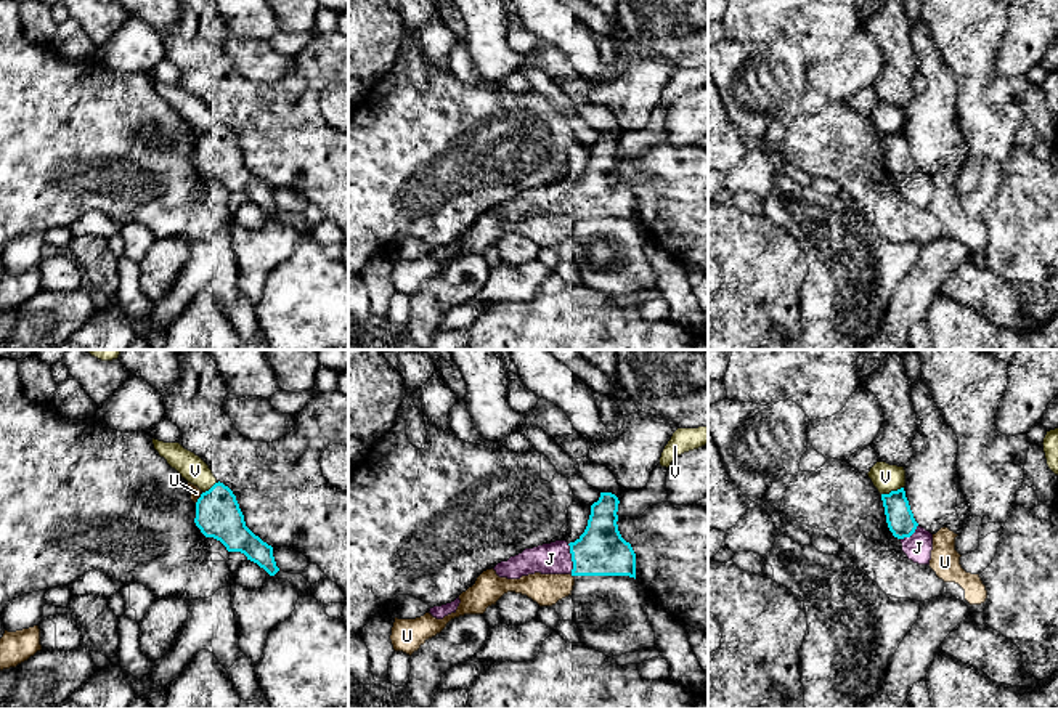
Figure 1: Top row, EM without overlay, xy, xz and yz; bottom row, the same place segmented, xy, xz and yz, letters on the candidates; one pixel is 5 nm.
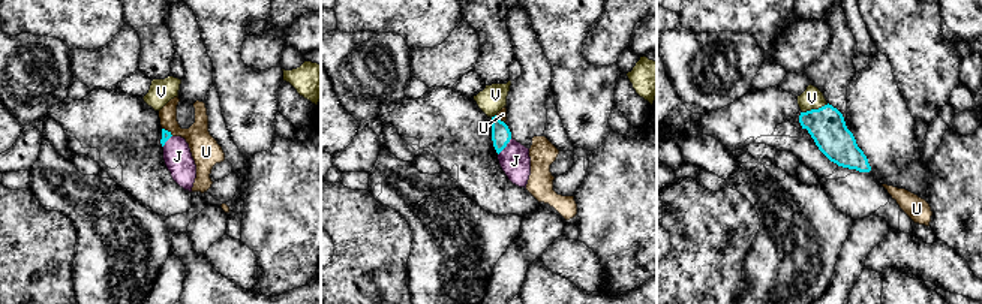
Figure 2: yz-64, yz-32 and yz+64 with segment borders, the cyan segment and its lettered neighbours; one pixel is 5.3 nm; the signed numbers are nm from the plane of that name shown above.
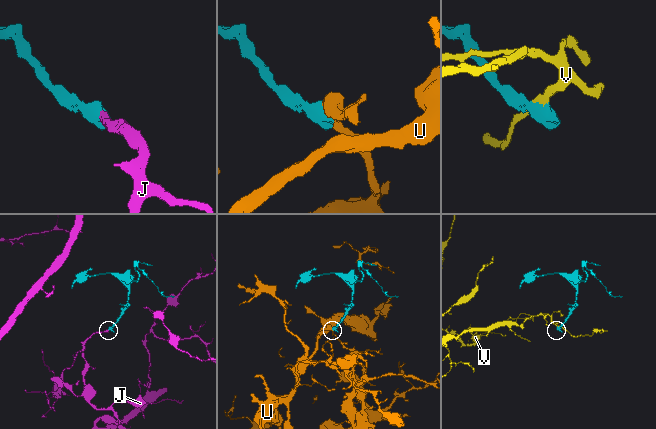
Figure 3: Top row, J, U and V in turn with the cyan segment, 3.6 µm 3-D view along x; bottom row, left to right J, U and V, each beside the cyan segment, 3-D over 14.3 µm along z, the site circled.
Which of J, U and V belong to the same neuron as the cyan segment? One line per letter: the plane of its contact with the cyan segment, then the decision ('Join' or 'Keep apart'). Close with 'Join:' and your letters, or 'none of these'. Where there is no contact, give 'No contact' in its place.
J: Touches cyan in xz. Join
U: Touches cyan in xy. Keep apart
V: Touches cyan in yz. Keep apart
Join: J

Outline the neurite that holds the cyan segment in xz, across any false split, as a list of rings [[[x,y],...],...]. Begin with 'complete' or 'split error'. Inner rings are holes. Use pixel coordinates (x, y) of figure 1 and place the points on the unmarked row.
split error; [[[600,133],[591,146],[584,173],[575,181],[555,181],[511,197],[493,210],[499,218],[572,215],[572,217],[629,217],[636,220],[636,194],[618,172],[618,138]]]

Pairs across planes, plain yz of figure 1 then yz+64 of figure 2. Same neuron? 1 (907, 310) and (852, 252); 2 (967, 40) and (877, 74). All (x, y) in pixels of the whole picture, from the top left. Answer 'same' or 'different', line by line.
1: same
2: different

